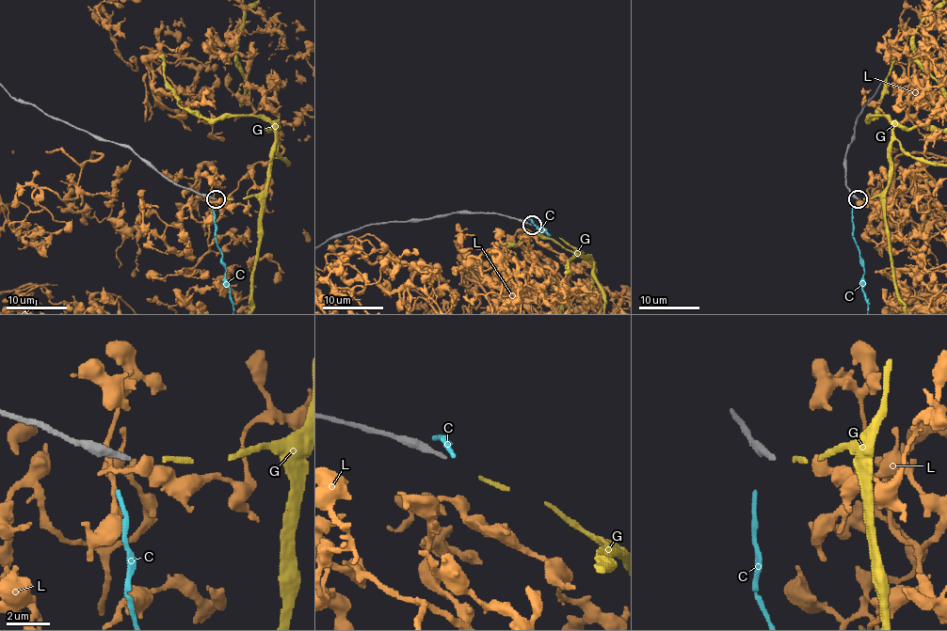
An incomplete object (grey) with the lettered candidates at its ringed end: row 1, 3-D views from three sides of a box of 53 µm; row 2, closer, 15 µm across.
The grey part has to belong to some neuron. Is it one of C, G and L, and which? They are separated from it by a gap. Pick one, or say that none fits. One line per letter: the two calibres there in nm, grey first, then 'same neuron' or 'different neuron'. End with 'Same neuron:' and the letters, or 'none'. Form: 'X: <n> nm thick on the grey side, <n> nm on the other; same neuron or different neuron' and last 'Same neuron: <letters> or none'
C: 200 nm thick on the grey side, 200 nm on the other; different neuron
G: 200 nm thick on the grey side, 200 nm on the other; same neuron
L: 200 nm thick on the grey side, 400 nm on the other; different neuron
Same neuron: G

